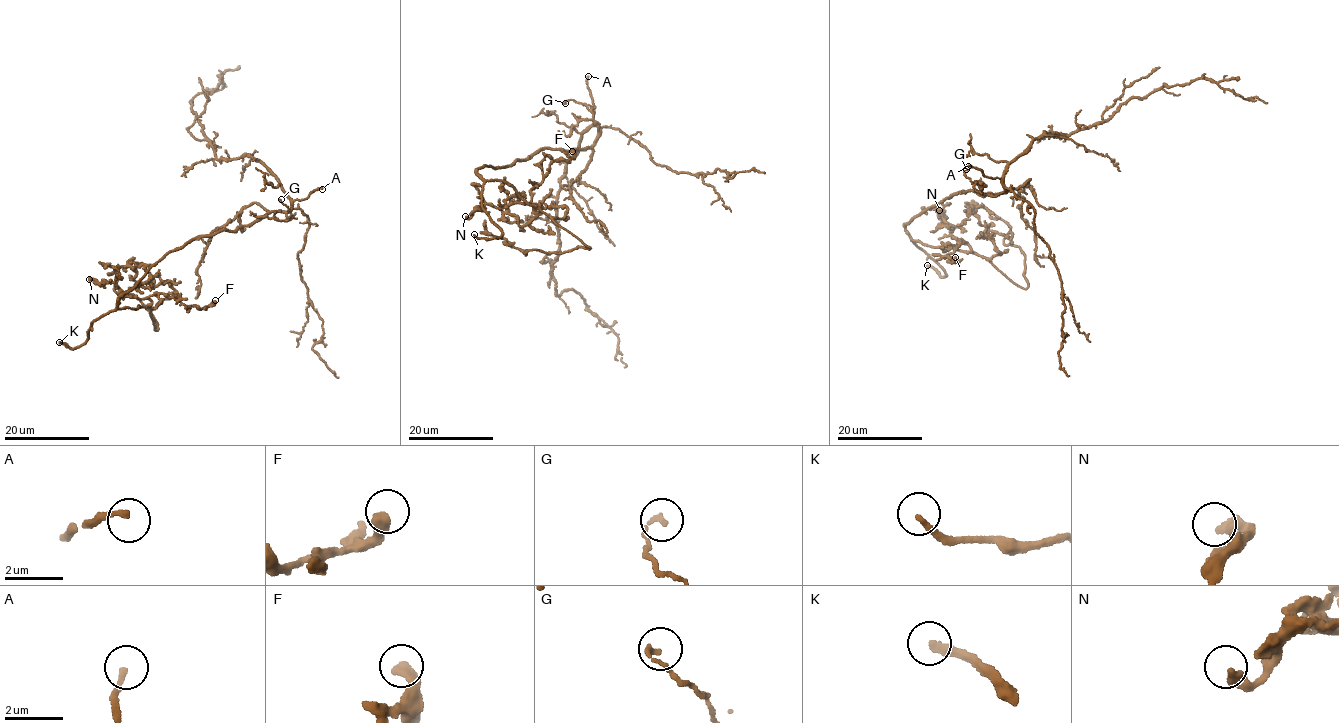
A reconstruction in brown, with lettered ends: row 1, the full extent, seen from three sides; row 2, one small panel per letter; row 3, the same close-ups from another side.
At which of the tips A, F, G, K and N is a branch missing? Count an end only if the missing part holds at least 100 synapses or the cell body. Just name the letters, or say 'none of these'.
A, K

